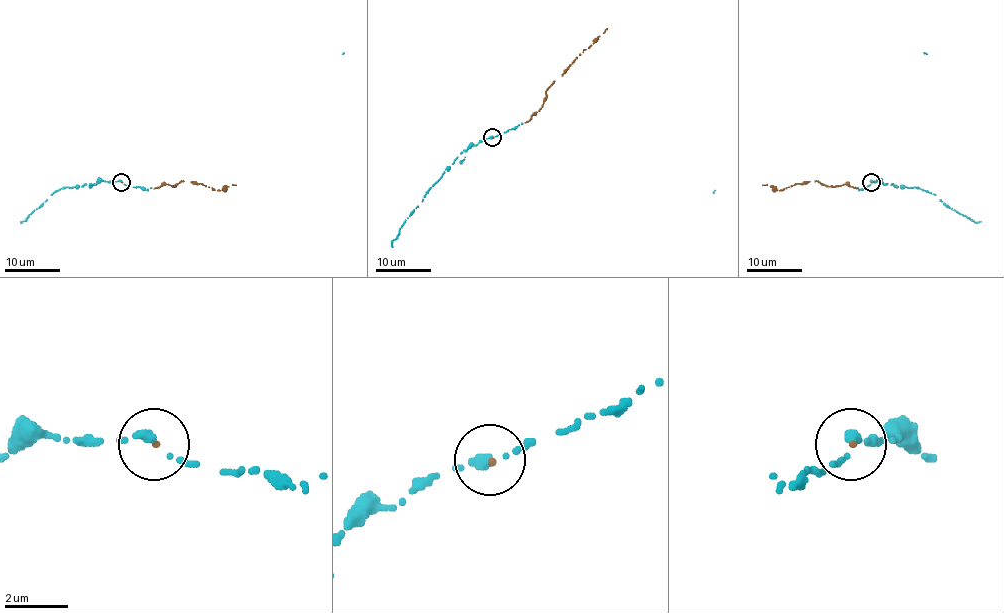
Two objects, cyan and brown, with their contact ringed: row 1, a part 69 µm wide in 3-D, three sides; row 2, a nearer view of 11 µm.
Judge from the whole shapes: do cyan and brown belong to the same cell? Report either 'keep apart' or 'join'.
join

